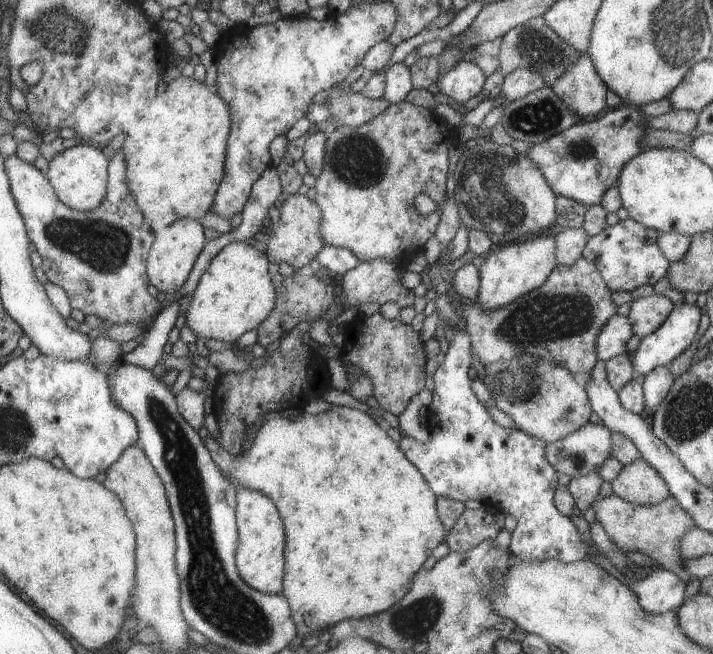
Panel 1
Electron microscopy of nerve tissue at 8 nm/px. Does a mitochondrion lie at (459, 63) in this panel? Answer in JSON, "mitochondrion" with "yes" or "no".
{"mitochondrion":"no"}

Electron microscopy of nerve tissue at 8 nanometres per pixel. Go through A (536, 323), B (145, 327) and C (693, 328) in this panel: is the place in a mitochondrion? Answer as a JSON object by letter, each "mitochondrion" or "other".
{"A":"mitochondrion","B":"other","C":"other"}

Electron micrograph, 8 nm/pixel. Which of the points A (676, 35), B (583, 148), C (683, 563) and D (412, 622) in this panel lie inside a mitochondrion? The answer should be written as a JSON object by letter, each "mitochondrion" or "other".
{"A":"mitochondrion","B":"mitochondrion","C":"other","D":"mitochondrion"}

